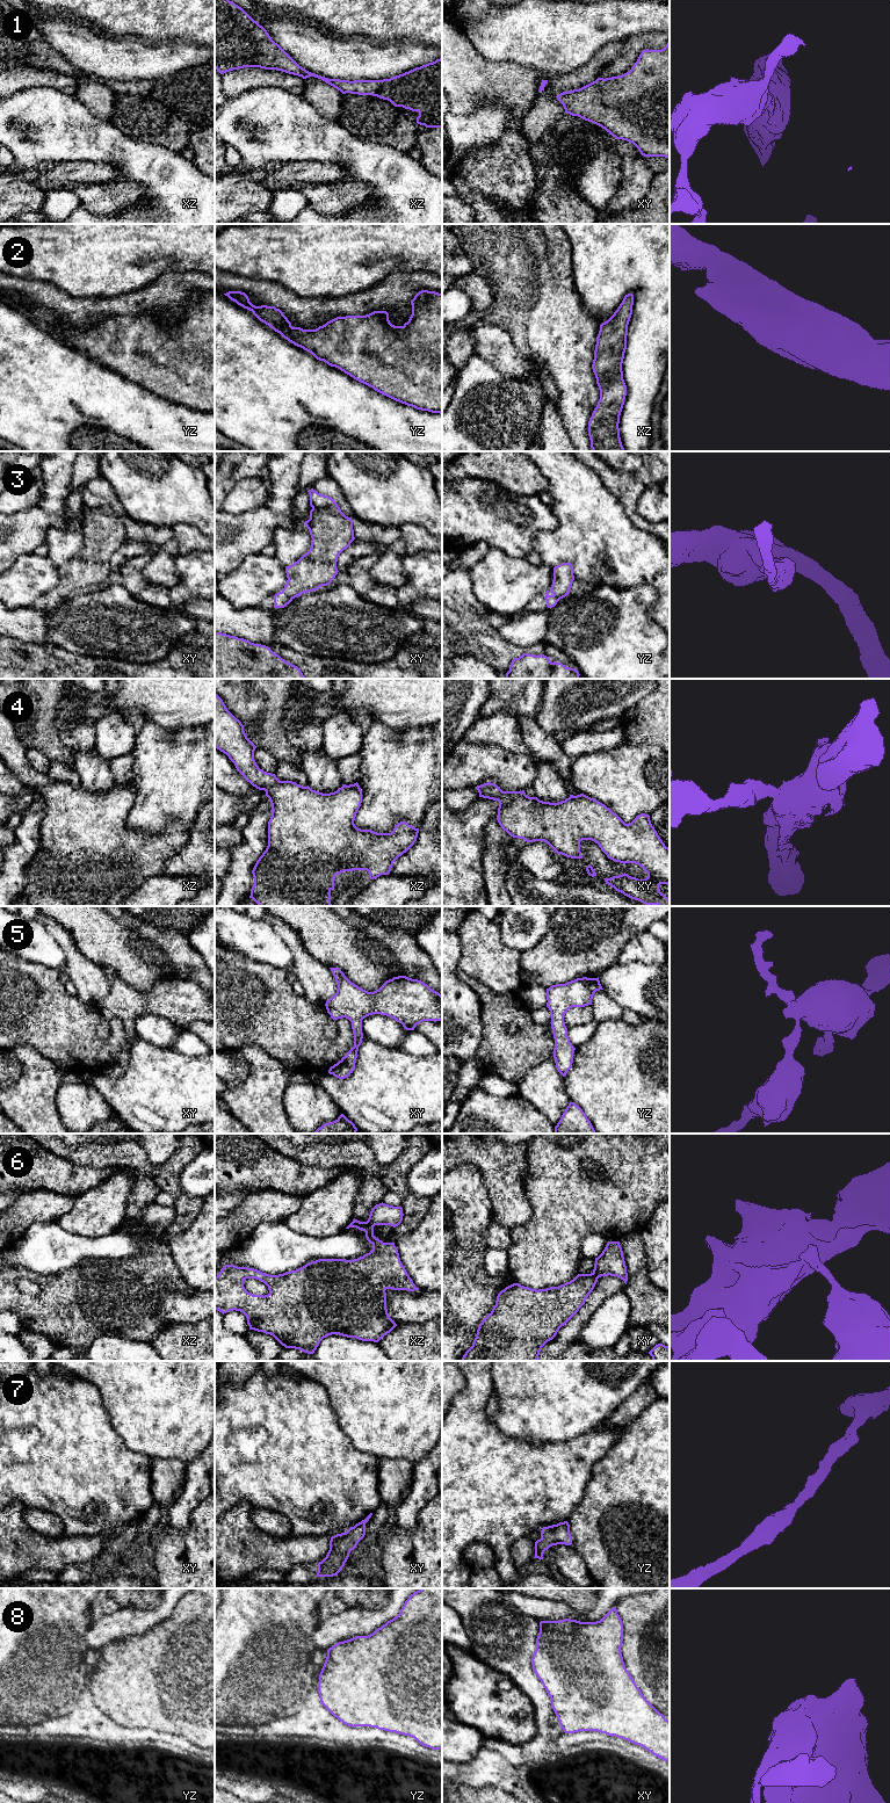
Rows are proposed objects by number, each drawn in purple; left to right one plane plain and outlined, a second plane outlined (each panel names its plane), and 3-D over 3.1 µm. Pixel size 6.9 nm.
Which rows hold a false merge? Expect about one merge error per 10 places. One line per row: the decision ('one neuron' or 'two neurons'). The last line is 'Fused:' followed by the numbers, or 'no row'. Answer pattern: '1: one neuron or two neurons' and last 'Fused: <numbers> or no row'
1: one neuron
2: one neuron
3: one neuron
4: one neuron
5: one neuron
6: two neurons
7: one neuron
8: one neuron
Fused: 6

